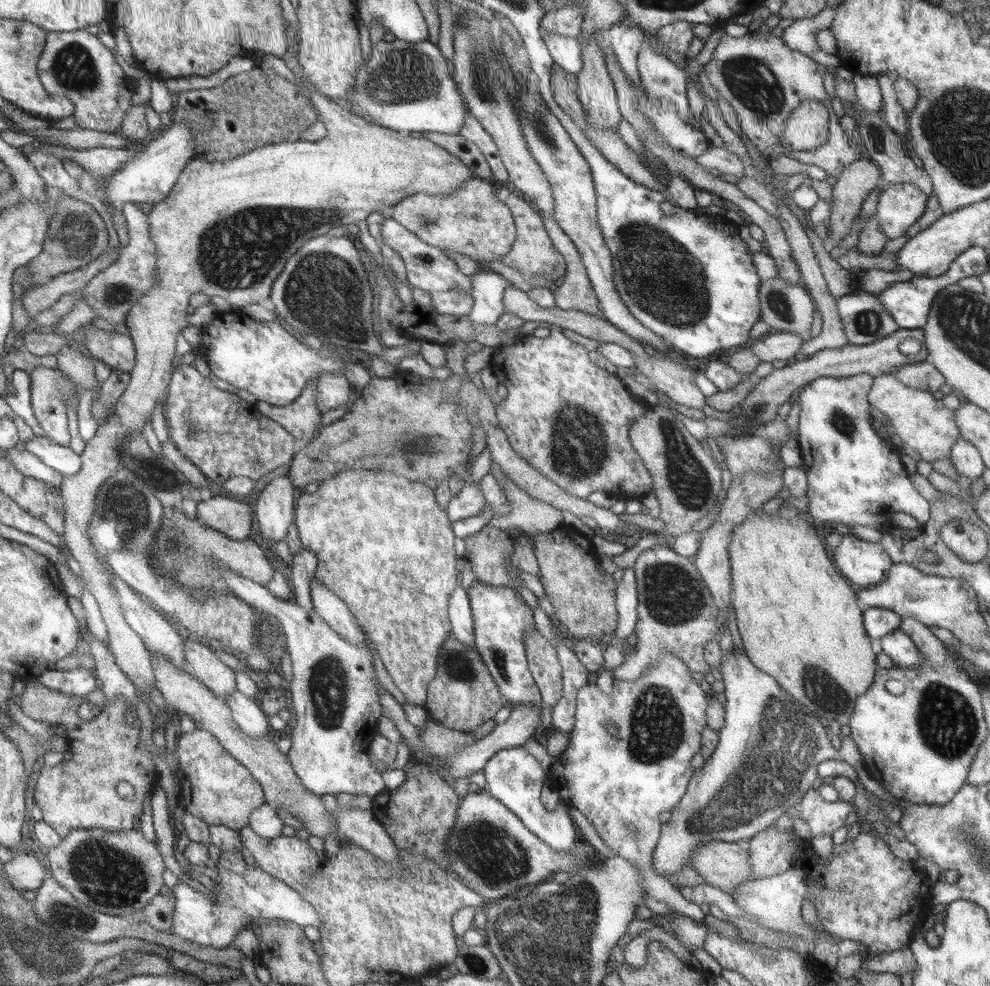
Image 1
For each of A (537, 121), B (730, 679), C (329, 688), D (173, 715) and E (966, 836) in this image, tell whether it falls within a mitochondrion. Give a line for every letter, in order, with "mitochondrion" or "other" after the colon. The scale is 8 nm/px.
A: mitochondrion
B: other
C: mitochondrion
D: other
E: mitochondrion

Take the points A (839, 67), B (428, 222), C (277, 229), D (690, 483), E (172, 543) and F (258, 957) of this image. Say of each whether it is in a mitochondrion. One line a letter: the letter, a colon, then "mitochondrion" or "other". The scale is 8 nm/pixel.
A: other
B: mitochondrion
C: mitochondrion
D: mitochondrion
E: mitochondrion
F: other

